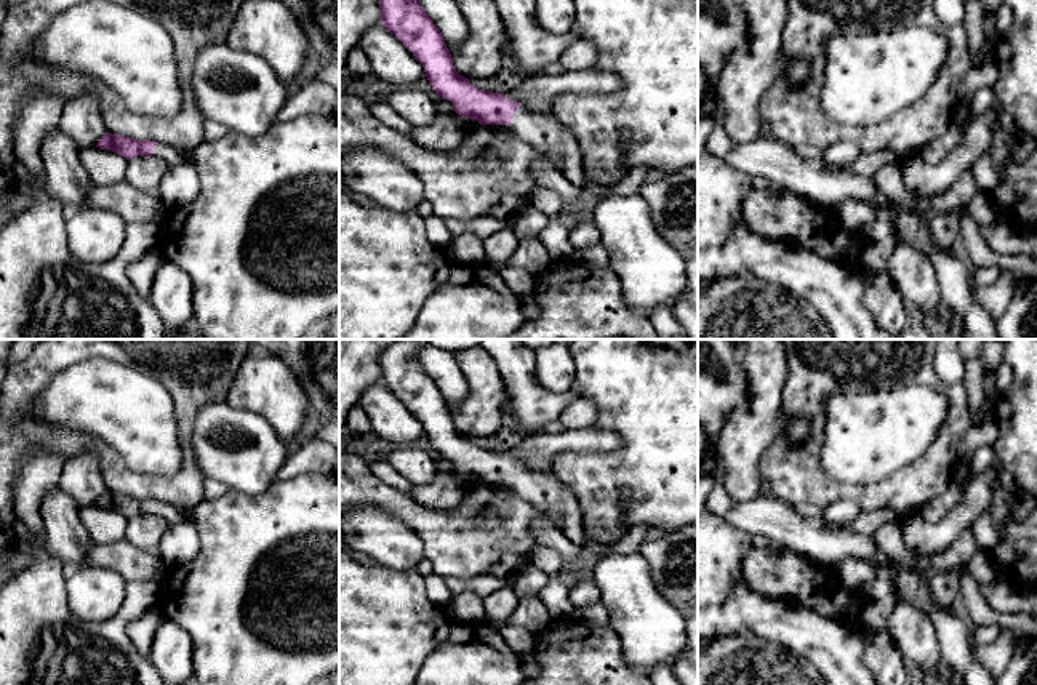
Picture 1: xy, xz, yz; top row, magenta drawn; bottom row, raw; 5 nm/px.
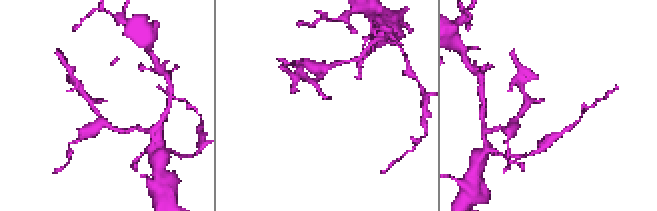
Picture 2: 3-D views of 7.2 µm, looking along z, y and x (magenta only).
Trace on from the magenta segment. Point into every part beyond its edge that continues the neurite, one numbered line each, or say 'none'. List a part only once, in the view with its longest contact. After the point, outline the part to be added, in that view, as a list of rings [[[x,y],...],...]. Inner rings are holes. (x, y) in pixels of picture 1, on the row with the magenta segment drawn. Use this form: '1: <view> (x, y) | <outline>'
1: xz (549, 135) | [[[520,104],[509,126],[538,149],[559,155],[563,176],[583,189],[586,176],[581,147],[575,134],[557,118],[533,114]]]

